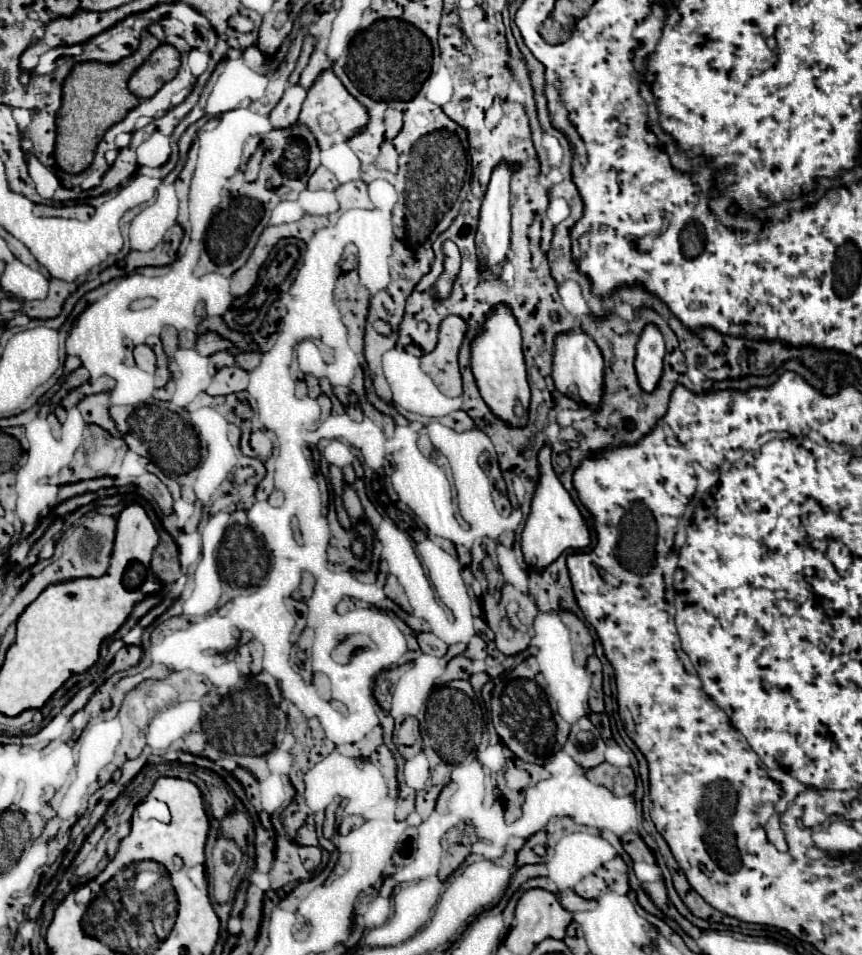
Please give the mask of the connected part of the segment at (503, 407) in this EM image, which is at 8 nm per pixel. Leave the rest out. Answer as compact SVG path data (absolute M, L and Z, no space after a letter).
M495 305L483 325L481 333L471 341L471 369L481 391L481 397L487 401L489 409L503 417L503 421L511 421L511 425L527 423L527 405L529 405L529 383L525 373L525 359L521 349L521 329L517 319L513 317L509 305Z

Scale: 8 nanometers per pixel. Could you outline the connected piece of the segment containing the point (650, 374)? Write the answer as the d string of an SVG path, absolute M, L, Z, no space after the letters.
M647 323L639 335L635 355L635 371L639 377L639 385L645 391L655 389L655 385L659 383L659 377L663 373L663 355L665 355L663 335L657 329L657 325Z

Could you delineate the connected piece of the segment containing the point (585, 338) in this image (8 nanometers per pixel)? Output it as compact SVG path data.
M567 331L555 337L553 349L553 381L561 393L571 395L571 389L577 387L577 399L587 407L597 407L603 393L603 355L597 343L585 331Z

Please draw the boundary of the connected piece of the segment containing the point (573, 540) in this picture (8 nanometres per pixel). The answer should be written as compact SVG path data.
M551 445L541 447L539 469L541 469L541 481L533 495L531 513L525 521L525 529L521 535L521 549L523 549L525 561L529 565L539 565L539 569L543 569L543 565L549 565L551 561L555 561L569 547L587 547L589 531L585 527L585 521L579 513L579 509L571 501L571 495L559 483L555 471L551 467Z

